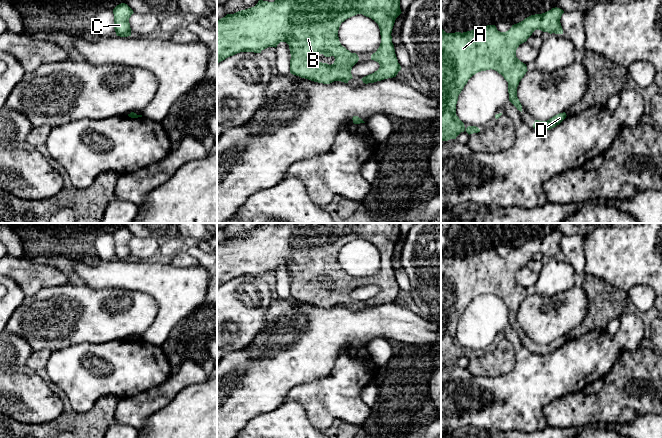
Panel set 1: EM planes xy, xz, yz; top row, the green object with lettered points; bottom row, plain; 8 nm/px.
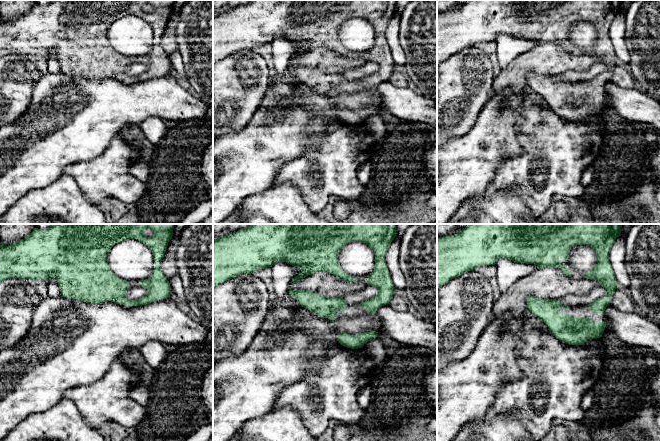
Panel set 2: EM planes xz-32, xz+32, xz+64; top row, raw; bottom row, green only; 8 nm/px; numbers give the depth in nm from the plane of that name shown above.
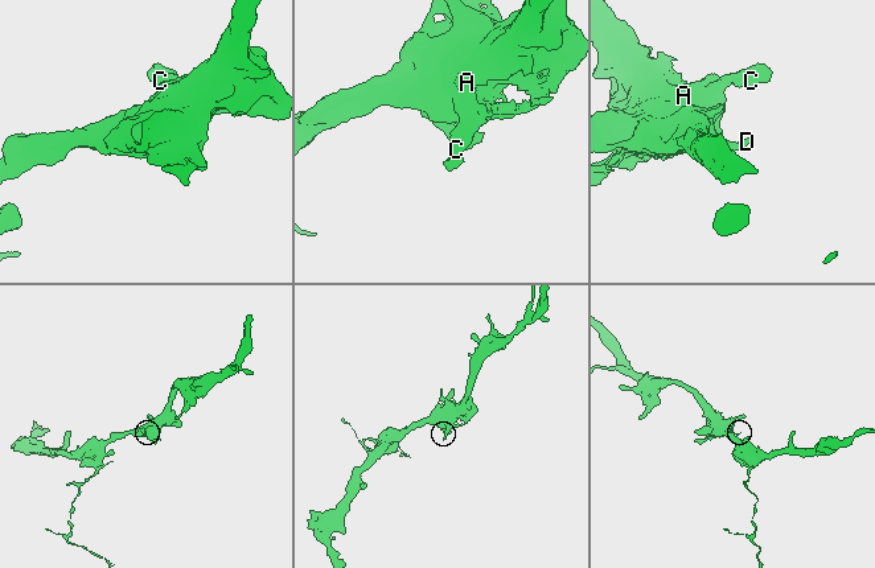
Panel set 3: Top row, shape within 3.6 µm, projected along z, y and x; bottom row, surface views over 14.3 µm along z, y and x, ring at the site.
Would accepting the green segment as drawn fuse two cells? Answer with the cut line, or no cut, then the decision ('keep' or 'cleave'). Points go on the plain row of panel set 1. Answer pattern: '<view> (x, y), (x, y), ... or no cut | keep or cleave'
no cut | keep

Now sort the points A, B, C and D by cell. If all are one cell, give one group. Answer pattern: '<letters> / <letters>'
A B C D

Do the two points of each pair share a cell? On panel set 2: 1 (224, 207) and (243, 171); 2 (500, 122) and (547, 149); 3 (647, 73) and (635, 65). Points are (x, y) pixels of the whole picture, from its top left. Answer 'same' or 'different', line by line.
1: same
2: different
3: same

